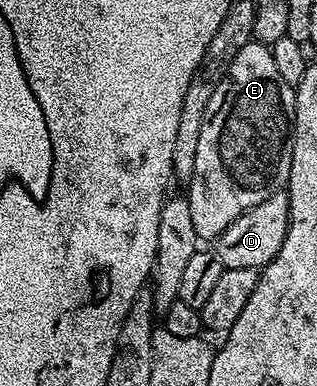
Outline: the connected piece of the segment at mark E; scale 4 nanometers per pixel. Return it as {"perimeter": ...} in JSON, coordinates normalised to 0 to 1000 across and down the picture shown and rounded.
{"perimeter":[[[795,109],[776,114],[735,150],[722,181],[703,197],[703,210],[672,233],[672,254],[659,254],[659,275],[647,285],[647,316],[634,316],[634,358],[621,358],[621,420],[609,430],[609,461],[596,472],[596,492],[584,505],[596,523],[596,554],[609,554],[609,596],[621,596],[631,624],[675,627],[691,619],[691,609],[722,588],[738,570],[760,565],[773,544],[811,534],[811,523],[836,523],[849,503],[883,495],[902,479],[918,448],[918,358],[924,350],[924,313],[931,308],[931,231],[912,223],[912,212],[886,205],[886,192],[874,181],[874,168],[861,161],[861,140],[839,114]]]}

